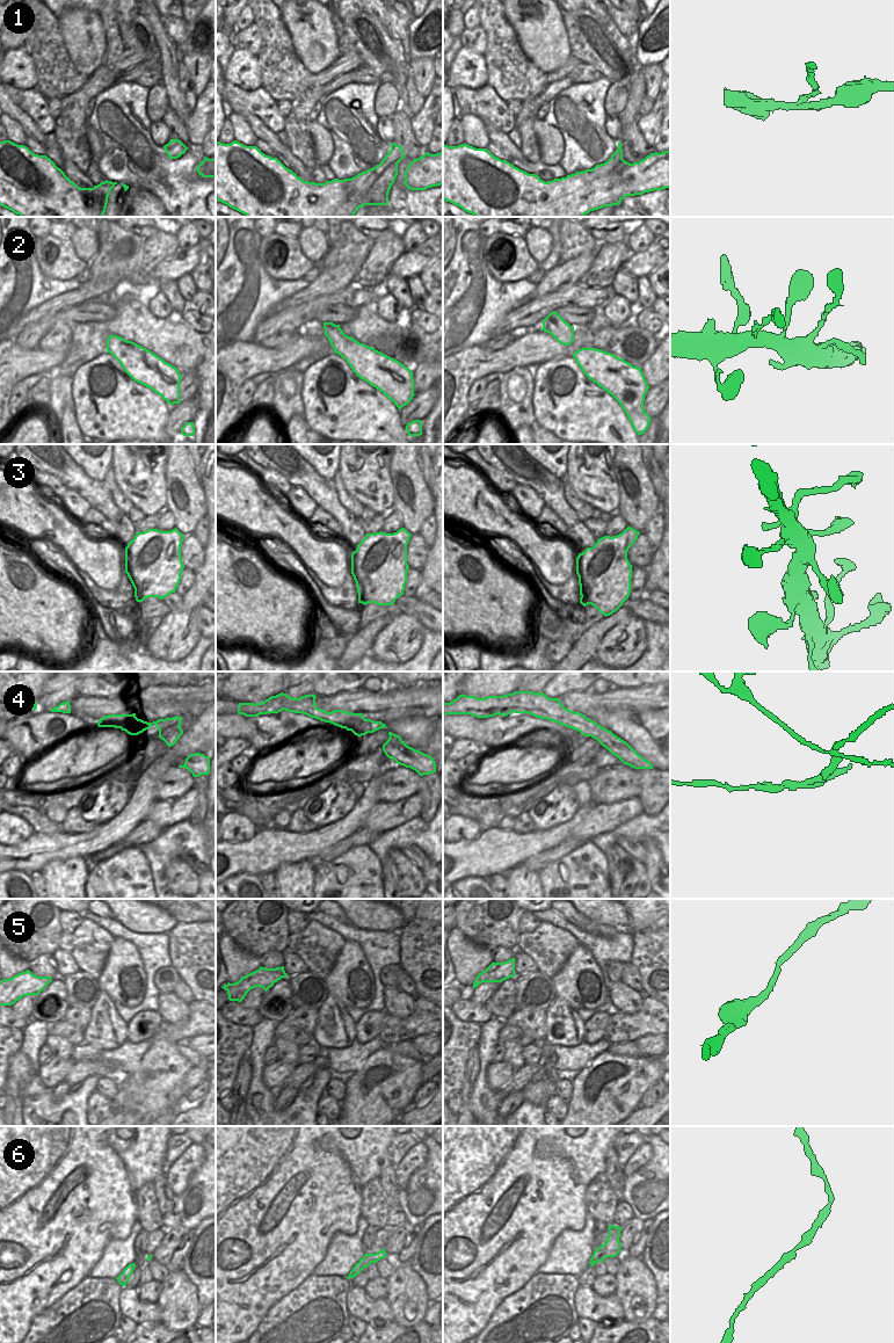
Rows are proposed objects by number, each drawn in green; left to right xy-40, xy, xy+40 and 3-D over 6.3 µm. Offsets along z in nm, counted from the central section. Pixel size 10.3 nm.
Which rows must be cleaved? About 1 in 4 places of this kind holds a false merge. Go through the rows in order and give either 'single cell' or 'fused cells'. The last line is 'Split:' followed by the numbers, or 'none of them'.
1: fused cells
2: single cell
3: single cell
4: fused cells
5: single cell
6: single cell
Split: 1, 4

